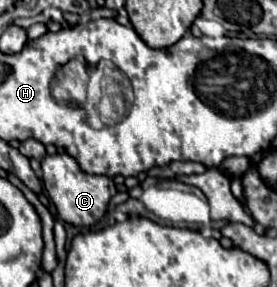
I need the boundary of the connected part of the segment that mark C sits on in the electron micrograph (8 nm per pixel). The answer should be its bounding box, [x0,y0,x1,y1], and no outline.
[42,153,116,227]

